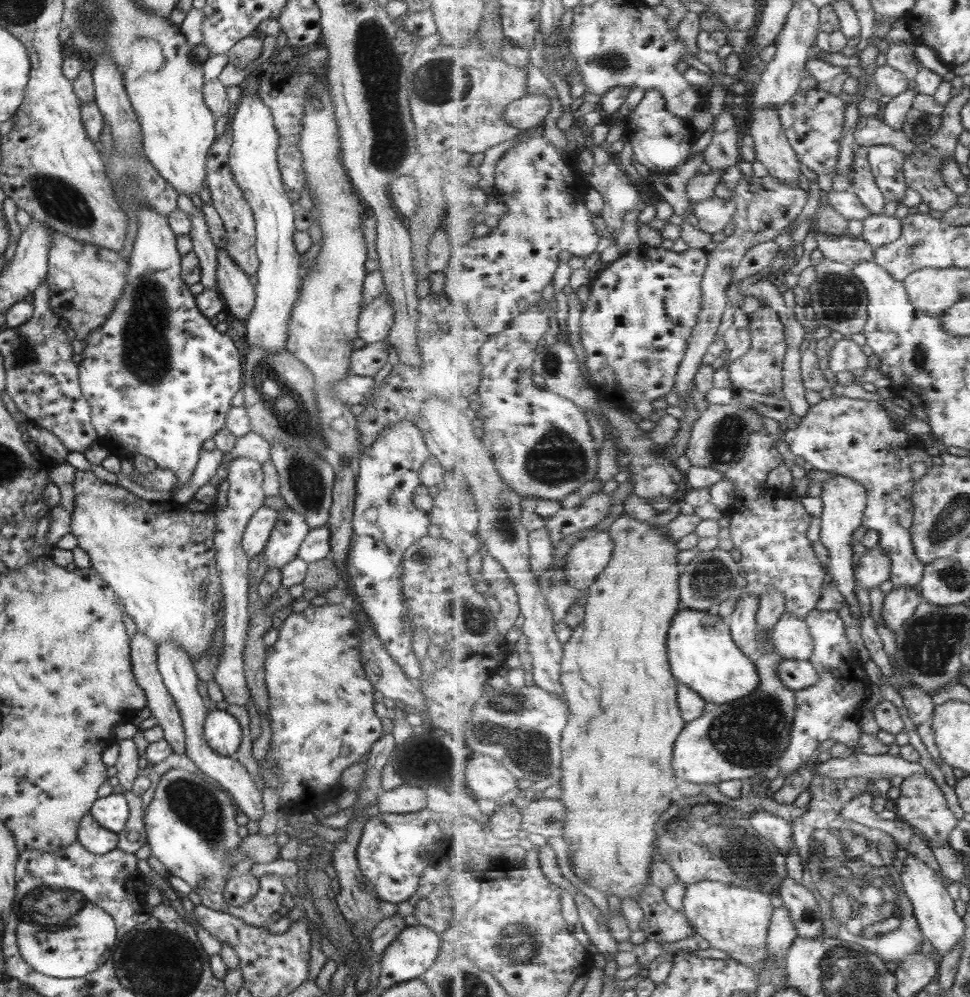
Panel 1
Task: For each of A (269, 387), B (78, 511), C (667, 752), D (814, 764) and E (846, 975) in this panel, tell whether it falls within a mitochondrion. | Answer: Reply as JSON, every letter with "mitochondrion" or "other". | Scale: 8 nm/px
{"A":"mitochondrion","B":"other","C":"other","D":"other","E":"mitochondrion"}

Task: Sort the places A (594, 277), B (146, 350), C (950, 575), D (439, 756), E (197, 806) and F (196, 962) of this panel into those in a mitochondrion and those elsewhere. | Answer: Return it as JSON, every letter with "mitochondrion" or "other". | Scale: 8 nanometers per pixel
{"A":"other","B":"mitochondrion","C":"mitochondrion","D":"other","E":"mitochondrion","F":"mitochondrion"}

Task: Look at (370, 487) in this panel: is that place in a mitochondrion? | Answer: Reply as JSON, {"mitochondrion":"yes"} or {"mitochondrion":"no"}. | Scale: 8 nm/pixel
{"mitochondrion":"no"}

